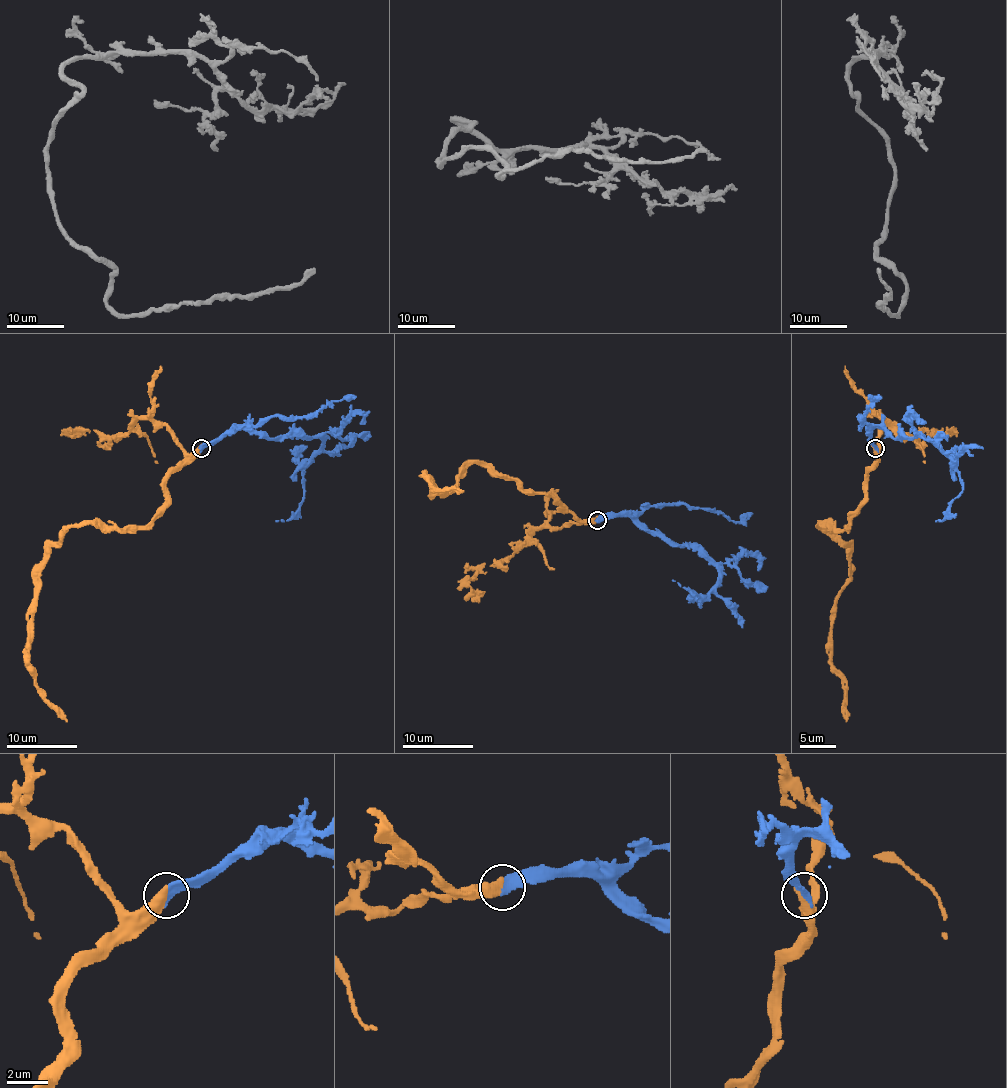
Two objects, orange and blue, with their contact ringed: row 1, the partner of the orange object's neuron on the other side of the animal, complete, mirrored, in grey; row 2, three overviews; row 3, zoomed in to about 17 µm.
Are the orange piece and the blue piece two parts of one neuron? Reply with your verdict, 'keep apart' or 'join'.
join

